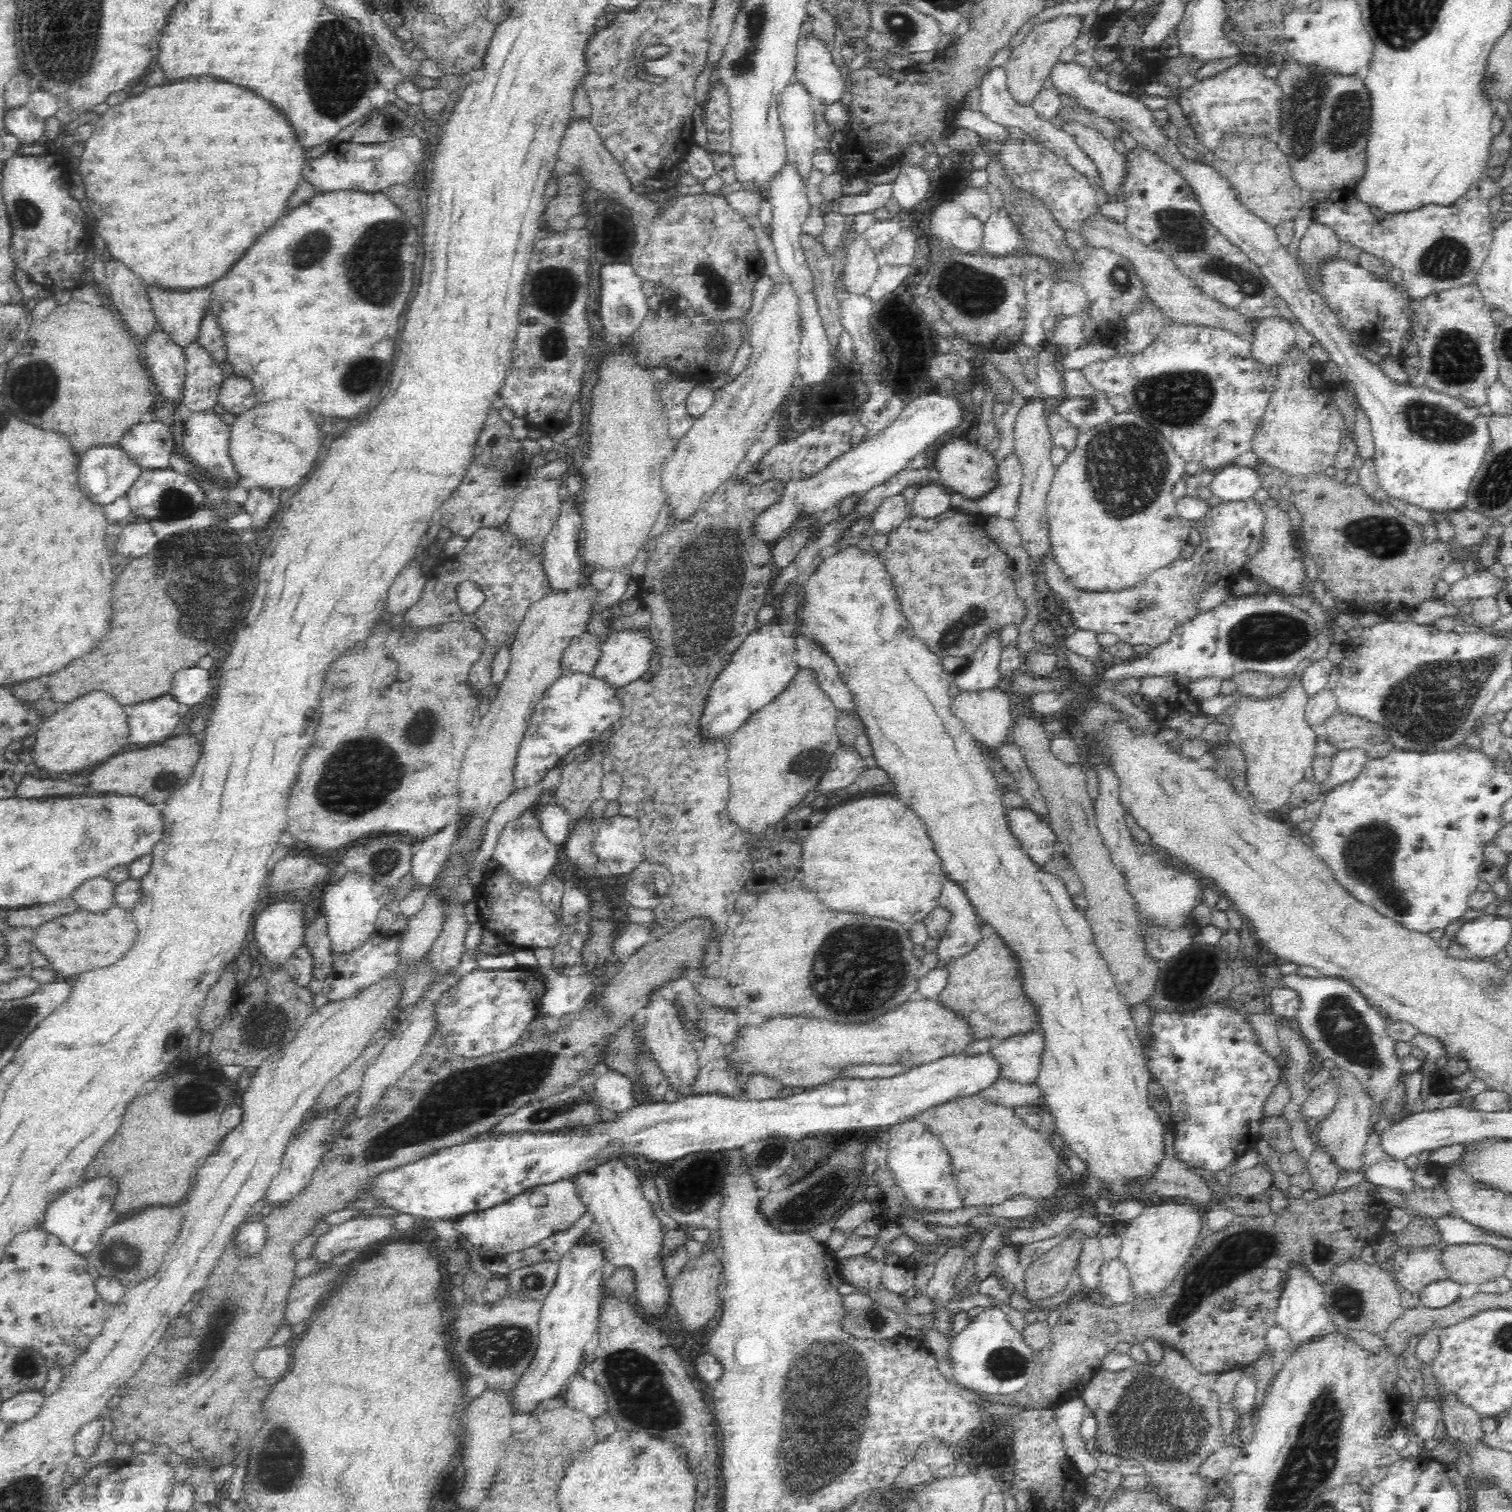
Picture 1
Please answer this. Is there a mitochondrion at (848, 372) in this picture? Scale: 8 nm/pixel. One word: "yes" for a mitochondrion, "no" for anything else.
no

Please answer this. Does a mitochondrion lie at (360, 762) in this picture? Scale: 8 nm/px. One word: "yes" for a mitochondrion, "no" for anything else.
yes

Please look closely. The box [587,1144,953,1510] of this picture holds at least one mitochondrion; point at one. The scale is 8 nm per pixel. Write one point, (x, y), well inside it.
(828, 1414)

